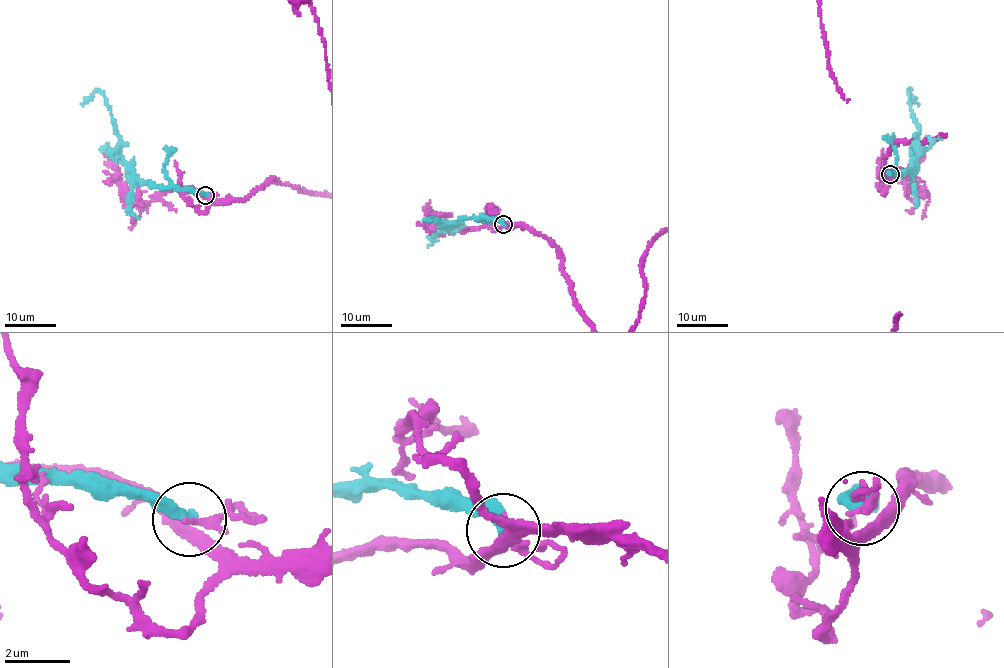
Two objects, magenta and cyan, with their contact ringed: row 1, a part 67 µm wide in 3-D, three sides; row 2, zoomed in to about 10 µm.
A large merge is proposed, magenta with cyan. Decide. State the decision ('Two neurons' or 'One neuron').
Two neurons

